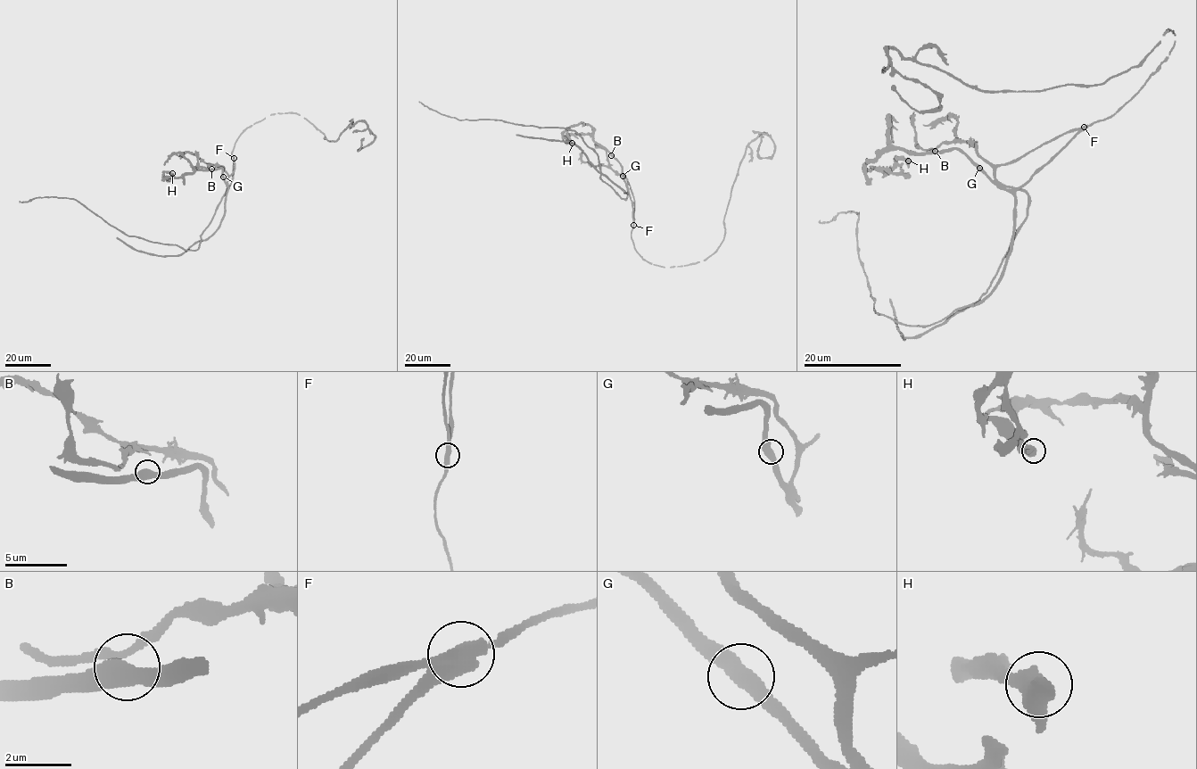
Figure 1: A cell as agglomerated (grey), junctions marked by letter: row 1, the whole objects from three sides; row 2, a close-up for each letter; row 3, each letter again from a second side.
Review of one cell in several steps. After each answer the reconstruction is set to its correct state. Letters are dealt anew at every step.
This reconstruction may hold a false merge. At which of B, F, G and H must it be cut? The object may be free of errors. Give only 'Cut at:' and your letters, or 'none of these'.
Cut at: F

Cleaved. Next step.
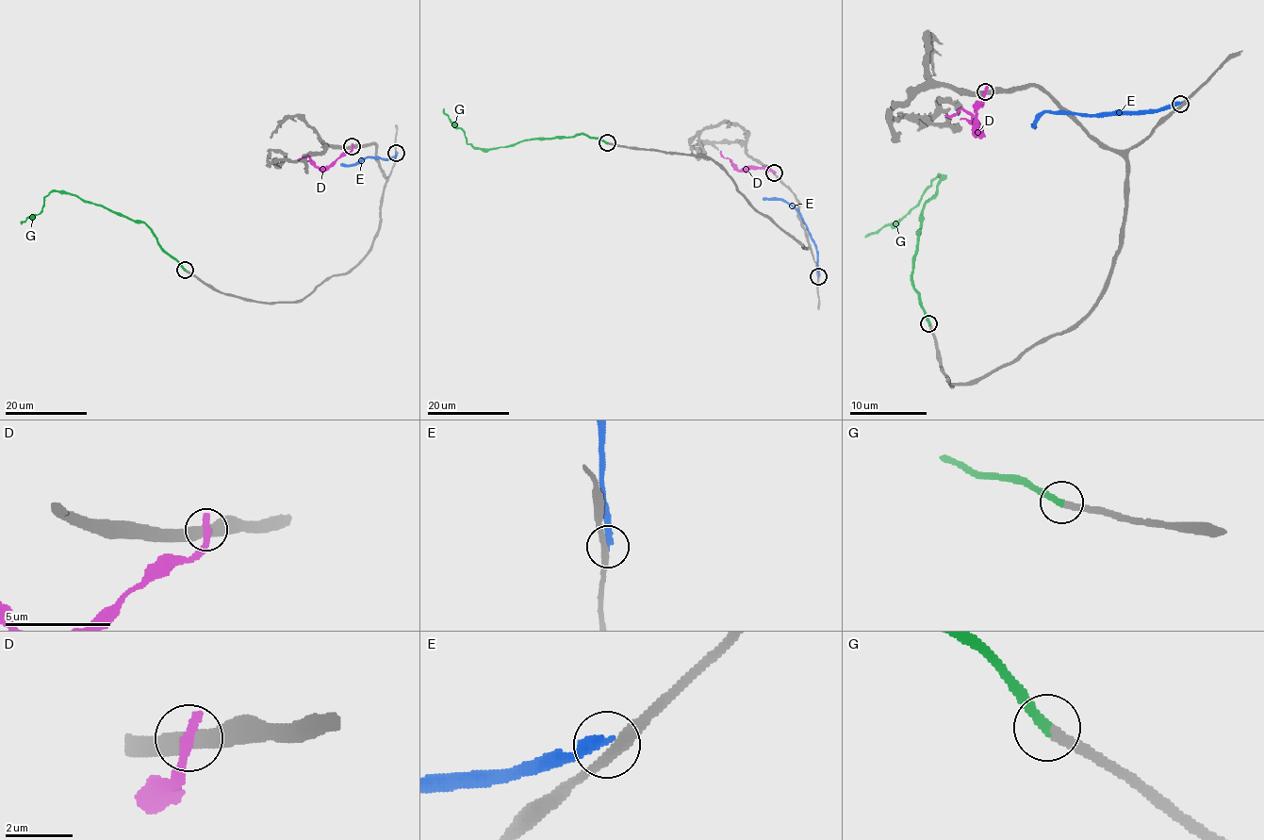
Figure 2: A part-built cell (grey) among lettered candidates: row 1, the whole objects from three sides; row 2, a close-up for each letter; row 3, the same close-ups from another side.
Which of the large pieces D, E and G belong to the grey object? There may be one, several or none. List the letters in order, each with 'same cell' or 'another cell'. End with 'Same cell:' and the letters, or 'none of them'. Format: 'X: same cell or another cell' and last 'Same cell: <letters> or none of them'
D: another cell
E: another cell
G: same cell
Same cell: G

